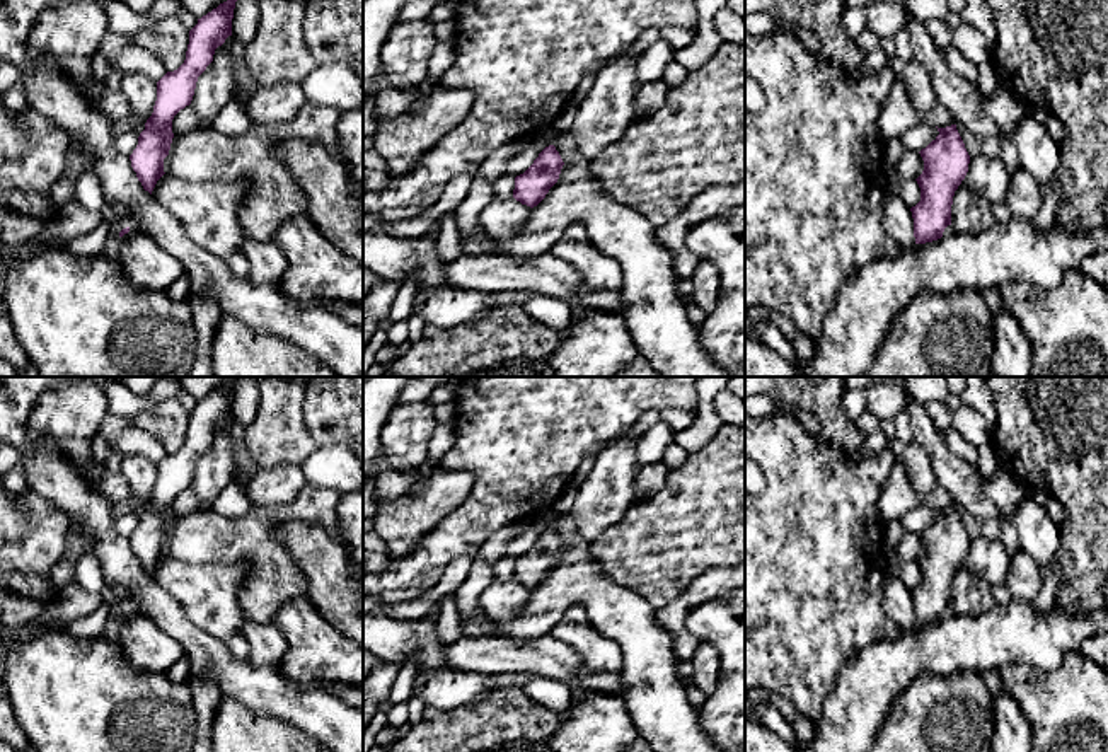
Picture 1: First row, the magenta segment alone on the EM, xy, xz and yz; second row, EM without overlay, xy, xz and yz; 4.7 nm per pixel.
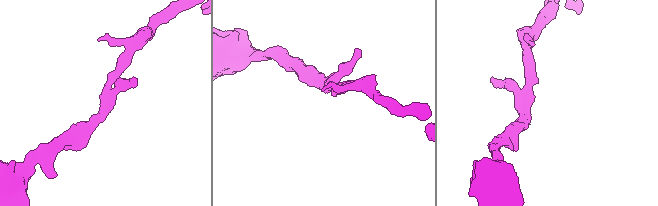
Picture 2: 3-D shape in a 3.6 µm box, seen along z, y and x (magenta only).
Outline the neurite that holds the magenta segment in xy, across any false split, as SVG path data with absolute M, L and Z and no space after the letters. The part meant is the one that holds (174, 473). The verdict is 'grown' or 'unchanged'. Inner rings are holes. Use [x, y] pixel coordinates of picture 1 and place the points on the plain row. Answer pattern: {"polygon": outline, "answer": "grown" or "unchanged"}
{"polygon": "M234 377L216 390L198 401L189 413L189 426L184 445L167 454L157 464L157 483L145 512L138 518L138 527L130 537L143 571L152 576L157 563L165 556L164 541L169 537L174 520L174 498L191 486L198 459L213 443L215 431L232 418L232 401L239 380L256 380L264 377Z", "answer": "unchanged"}

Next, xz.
{"polygon": "M545 529L534 546L515 559L513 580L530 590L537 588L557 564L563 547L556 529Z", "answer": "unchanged"}

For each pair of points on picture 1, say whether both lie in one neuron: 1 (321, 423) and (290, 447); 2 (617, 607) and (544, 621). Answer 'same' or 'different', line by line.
1: different
2: same

